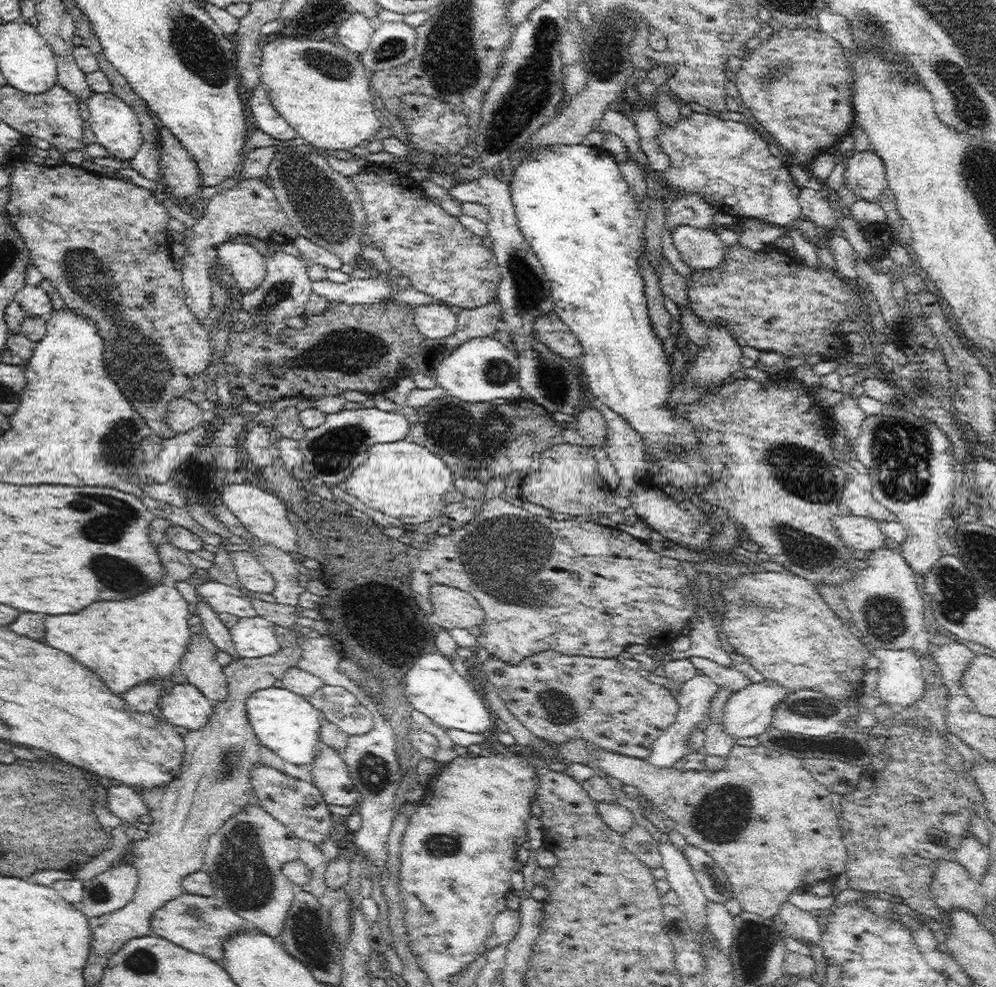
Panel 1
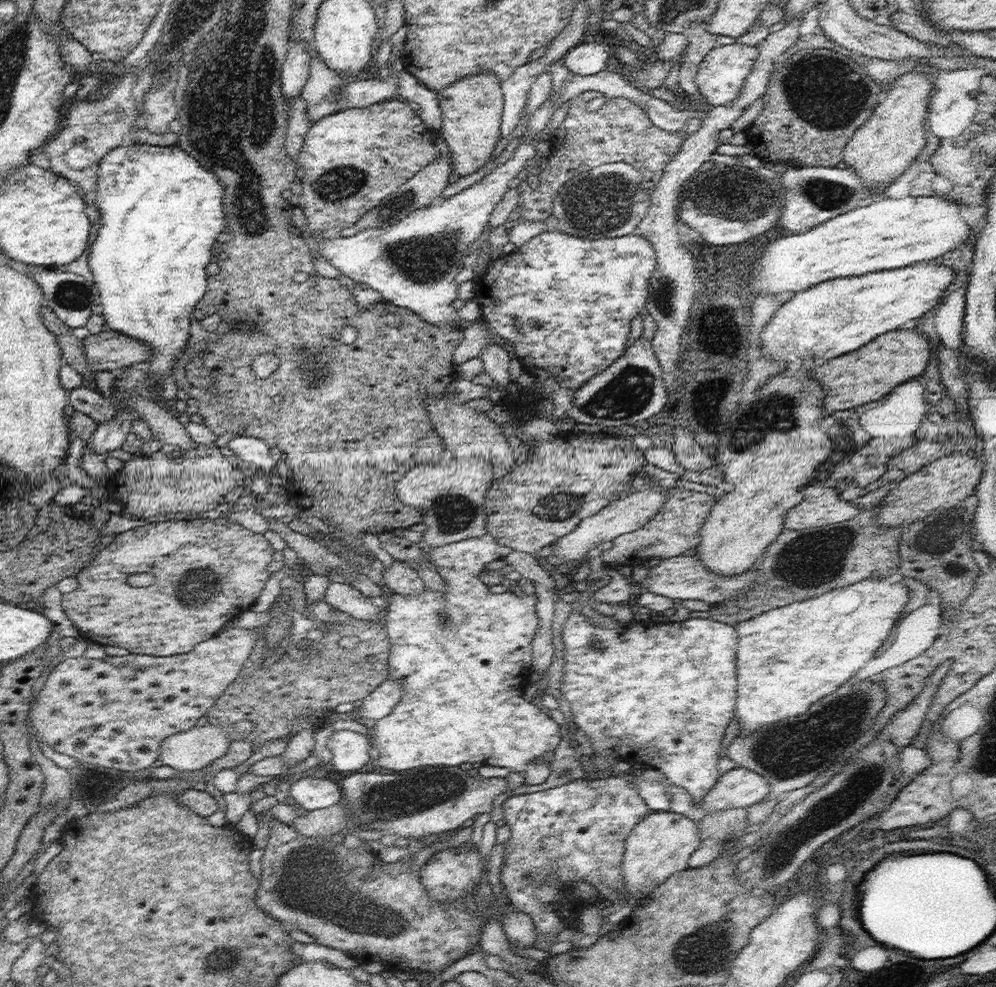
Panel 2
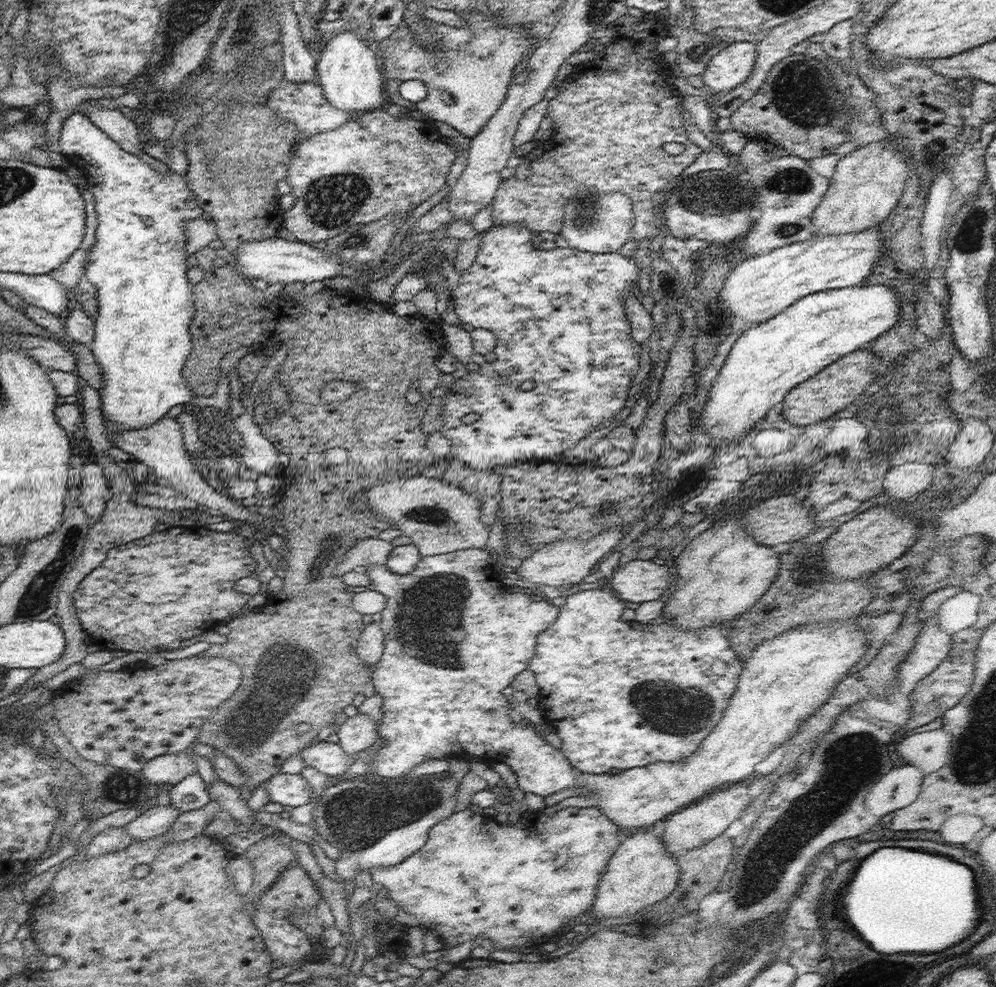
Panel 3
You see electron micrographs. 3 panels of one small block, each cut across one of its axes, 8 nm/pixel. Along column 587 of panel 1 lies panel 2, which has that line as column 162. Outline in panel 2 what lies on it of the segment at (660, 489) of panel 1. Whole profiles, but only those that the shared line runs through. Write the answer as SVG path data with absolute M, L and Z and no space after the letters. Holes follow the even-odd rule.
M127 143L110 150L102 162L100 162L100 170L98 170L98 188L96 188L96 205L100 211L100 229L92 246L88 248L86 255L88 256L88 265L92 270L93 280L98 287L99 302L101 311L106 323L116 331L120 331L134 339L140 339L148 345L152 345L152 356L148 358L150 363L150 377L154 379L154 383L158 388L163 389L162 381L169 375L171 368L174 368L174 359L176 354L182 351L182 347L188 344L190 337L190 325L192 322L192 311L194 307L203 299L207 289L208 274L206 266L212 260L212 254L218 251L216 247L217 239L220 232L227 231L226 214L224 214L224 181L212 171L208 171L205 165L200 164L198 160L190 156L188 152L182 150L180 145L162 146L152 144L137 144L136 146Z

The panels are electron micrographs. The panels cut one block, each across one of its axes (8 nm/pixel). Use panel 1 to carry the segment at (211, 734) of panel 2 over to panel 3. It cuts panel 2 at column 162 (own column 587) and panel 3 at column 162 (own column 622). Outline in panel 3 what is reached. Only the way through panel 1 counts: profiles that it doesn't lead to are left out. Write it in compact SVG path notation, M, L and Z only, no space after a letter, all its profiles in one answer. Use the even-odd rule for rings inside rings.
M191 748L178 754L163 754L154 757L141 771L150 784L160 785L163 782L172 785L178 784L190 773L196 771L196 765L193 761L194 753L195 748Z

